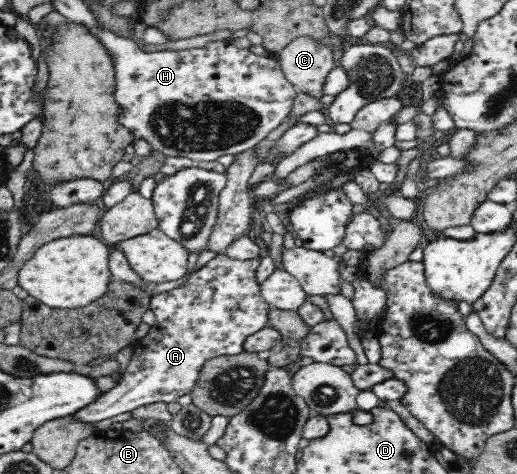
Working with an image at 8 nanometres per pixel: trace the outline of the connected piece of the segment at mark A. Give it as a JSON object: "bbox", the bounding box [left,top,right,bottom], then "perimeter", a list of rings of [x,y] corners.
{"bbox":[74,254,269,423],"perimeter":[[[218,254],[204,267],[192,272],[179,286],[157,293],[150,301],[150,309],[156,314],[156,325],[150,327],[143,339],[135,343],[127,367],[123,370],[120,383],[108,392],[100,394],[92,403],[79,409],[74,416],[82,422],[96,423],[122,413],[128,413],[158,401],[175,401],[180,395],[194,390],[199,369],[206,360],[218,356],[242,353],[243,343],[253,333],[266,327],[269,303],[265,301],[259,285],[255,282],[255,273],[262,257],[240,261],[230,256]]]}

